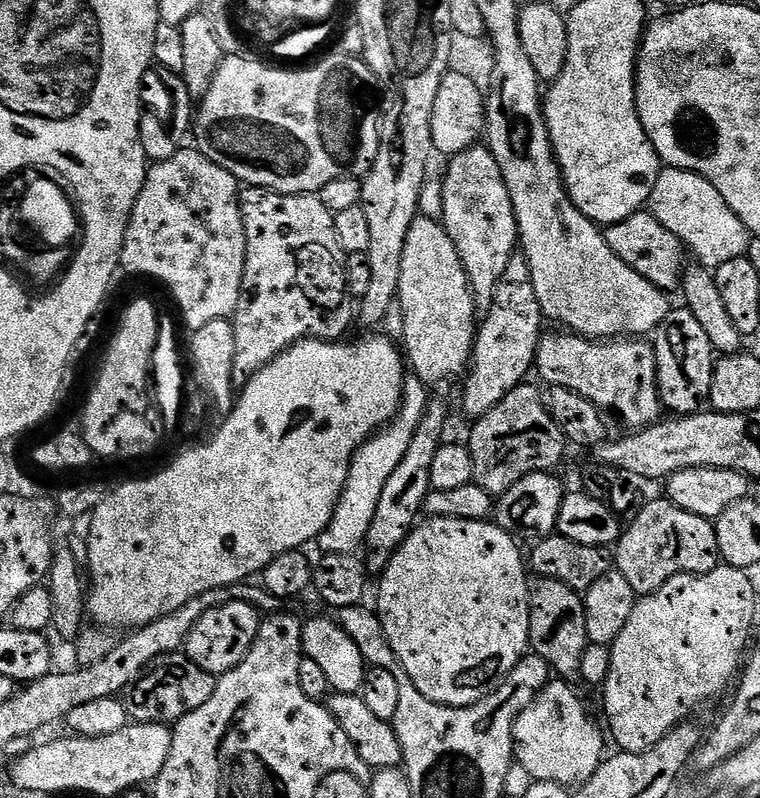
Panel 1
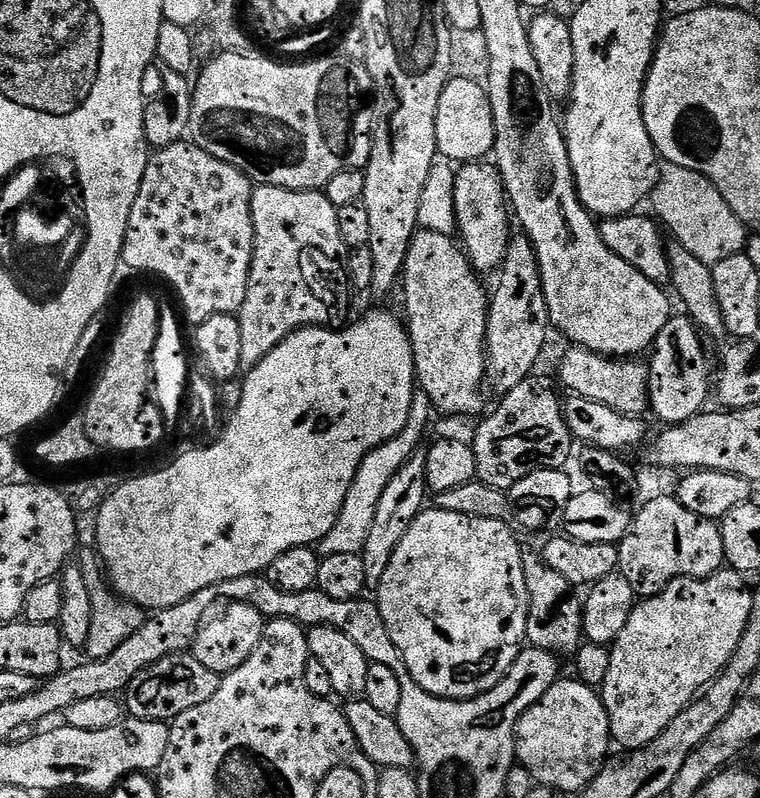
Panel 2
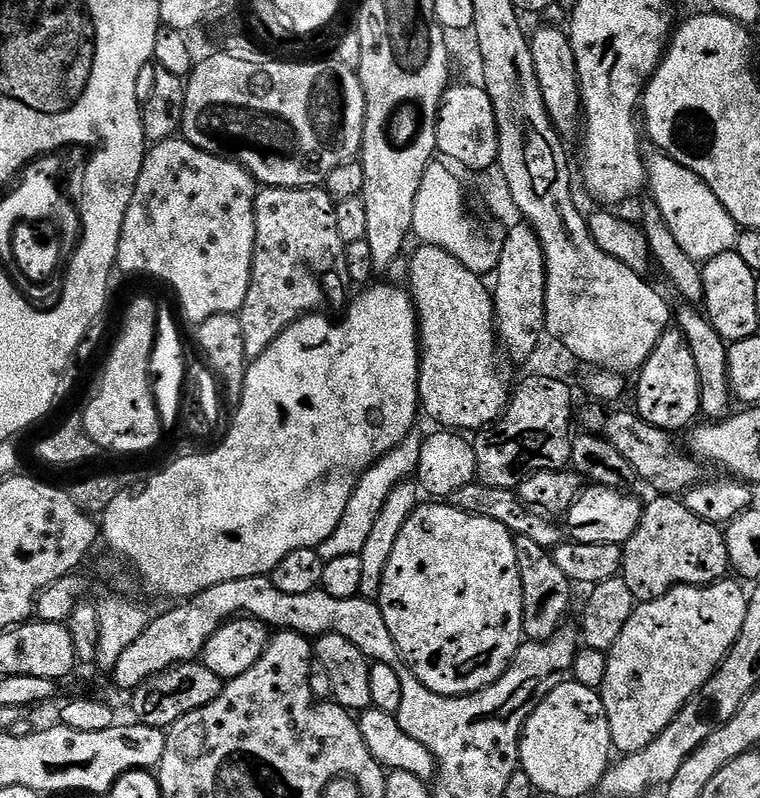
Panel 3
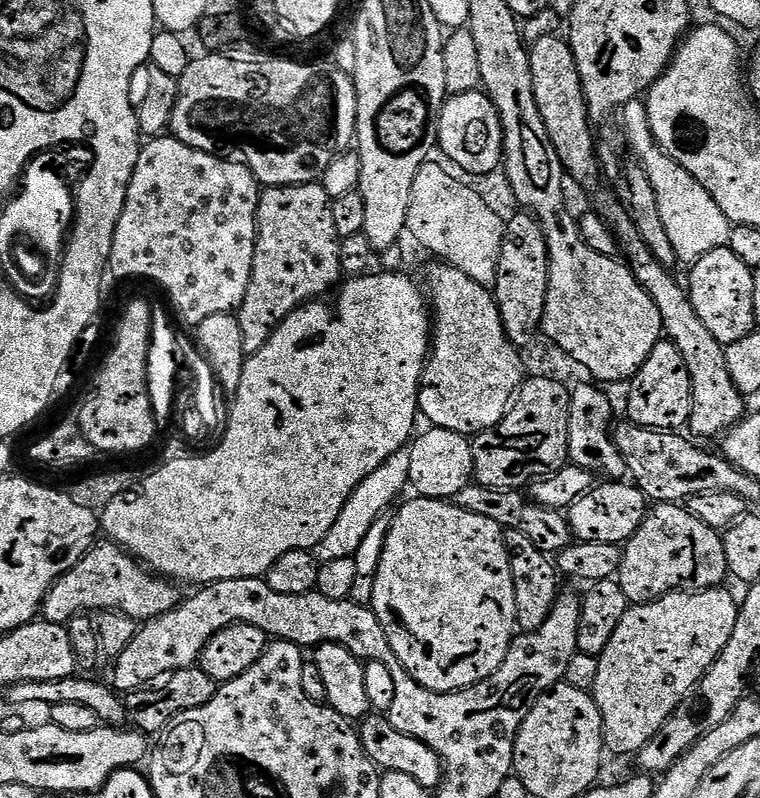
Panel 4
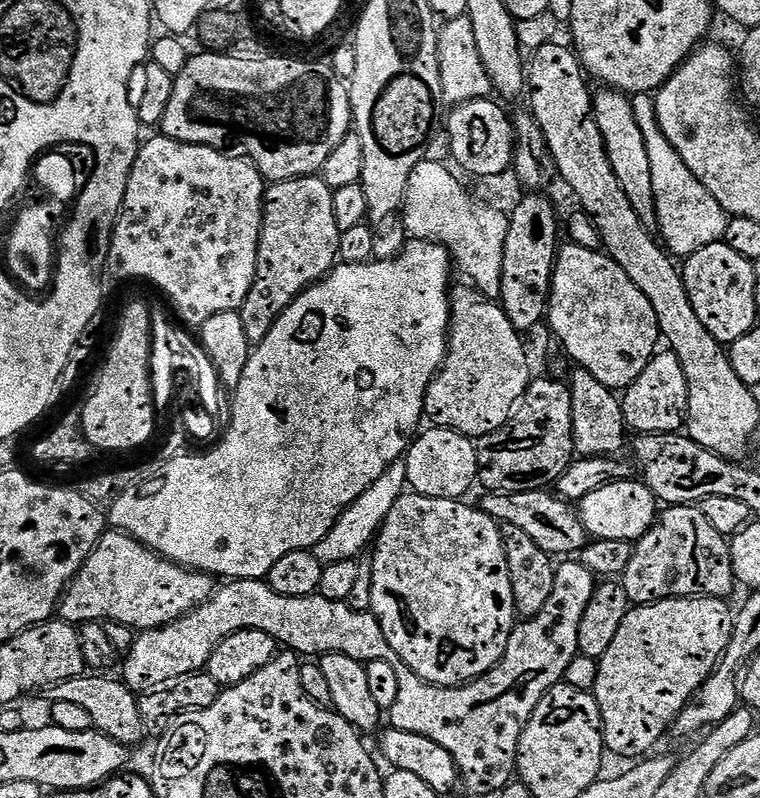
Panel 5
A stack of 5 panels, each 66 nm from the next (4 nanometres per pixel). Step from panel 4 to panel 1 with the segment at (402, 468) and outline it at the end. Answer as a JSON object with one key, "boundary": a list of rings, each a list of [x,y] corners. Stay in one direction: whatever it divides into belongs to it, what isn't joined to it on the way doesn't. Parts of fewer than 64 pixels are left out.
{"boundary":[[[414,374],[409,375],[404,382],[404,397],[400,403],[400,409],[396,411],[392,423],[381,428],[376,435],[370,437],[360,449],[352,456],[352,465],[348,471],[348,477],[344,483],[344,489],[340,495],[340,501],[332,515],[332,521],[328,523],[328,529],[318,537],[320,552],[331,554],[333,552],[347,552],[349,554],[357,551],[365,543],[367,531],[374,521],[375,510],[378,508],[382,490],[406,455],[410,442],[414,439],[415,431],[422,422],[424,411],[430,399],[429,385]]]}

